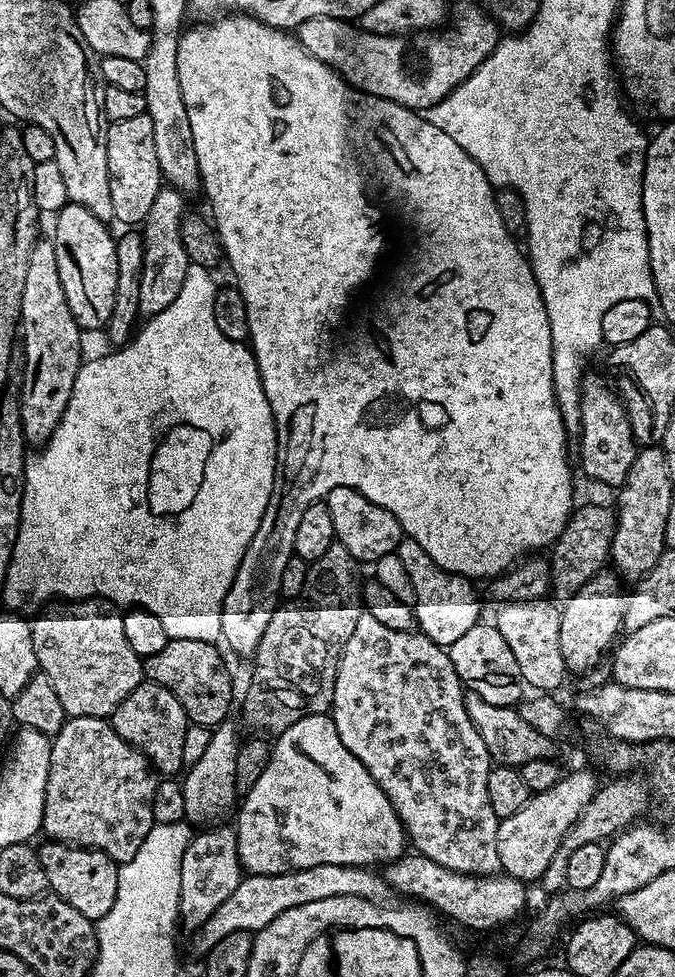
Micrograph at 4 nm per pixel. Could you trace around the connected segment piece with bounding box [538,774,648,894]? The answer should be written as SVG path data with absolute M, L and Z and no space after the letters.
M632 774L612 778L605 788L603 785L593 796L592 801L586 806L586 810L582 810L582 814L574 822L574 826L570 826L570 830L562 838L554 858L550 858L550 866L546 866L546 870L540 875L538 884L539 887L545 888L545 893L555 894L565 891L566 865L570 862L570 854L574 854L574 850L578 850L582 846L611 841L621 830L643 817L640 815L648 808L648 792L635 780L636 778Z

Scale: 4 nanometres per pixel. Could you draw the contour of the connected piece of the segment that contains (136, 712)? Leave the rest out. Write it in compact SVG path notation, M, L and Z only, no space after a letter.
M142 682L131 694L113 710L110 723L114 731L130 746L134 746L148 759L148 763L161 777L172 778L179 768L185 767L182 758L182 741L190 723L182 710L178 698L162 686Z

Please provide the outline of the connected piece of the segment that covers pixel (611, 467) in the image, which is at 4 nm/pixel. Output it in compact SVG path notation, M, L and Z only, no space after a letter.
M585 375L580 386L580 464L592 480L600 484L623 484L630 466L634 462L638 445L632 435L632 424L628 420L628 409L604 385L600 376Z

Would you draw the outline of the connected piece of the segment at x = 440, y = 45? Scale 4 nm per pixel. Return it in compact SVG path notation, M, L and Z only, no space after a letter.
M476 2L458 5L456 13L453 16L451 13L450 23L439 30L416 30L411 34L383 36L366 32L347 20L306 18L306 22L295 28L294 35L307 52L314 54L314 58L318 58L320 62L329 64L353 88L417 110L426 110L434 106L439 100L446 98L446 94L453 92L462 81L470 78L470 74L478 70L478 66L496 49L496 45L502 39L502 32L496 21Z

